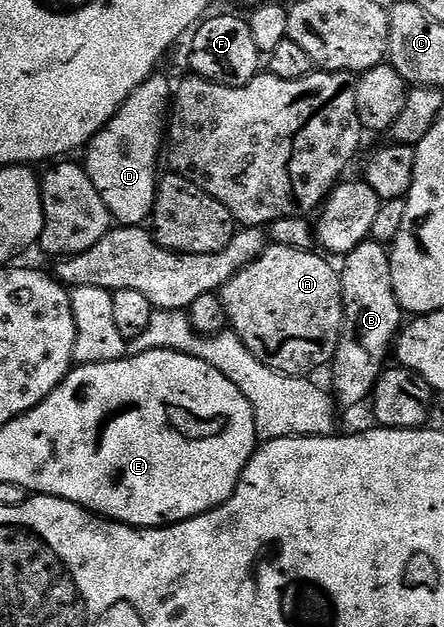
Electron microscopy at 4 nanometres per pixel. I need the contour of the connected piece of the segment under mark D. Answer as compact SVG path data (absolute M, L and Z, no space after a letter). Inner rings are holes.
M155 71L153 75L112 115L112 119L85 146L86 174L92 179L104 207L118 225L145 226L151 220L154 200L158 194L158 156L164 153L164 138L168 133L168 118L172 112L172 81Z

